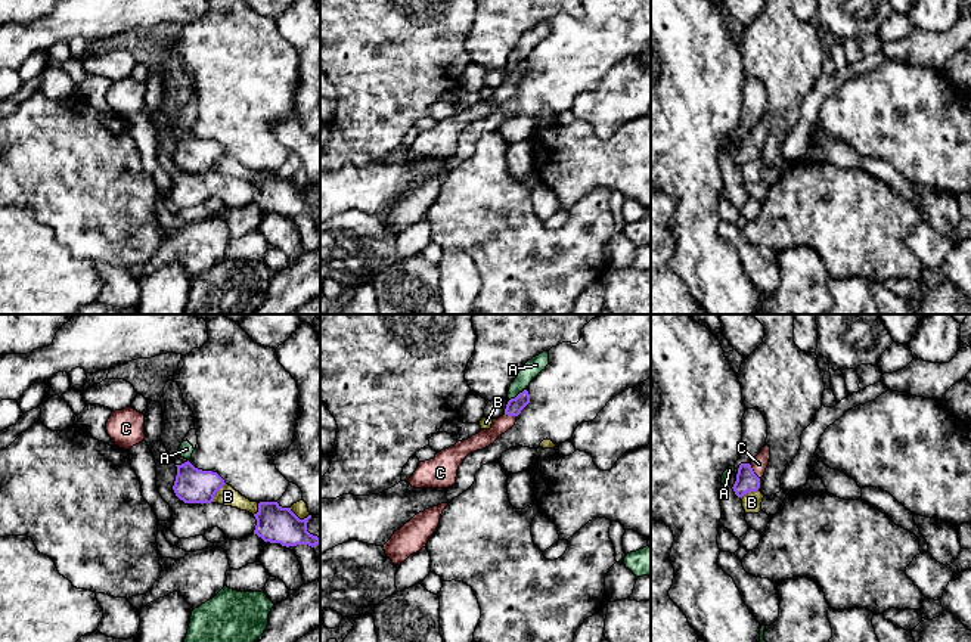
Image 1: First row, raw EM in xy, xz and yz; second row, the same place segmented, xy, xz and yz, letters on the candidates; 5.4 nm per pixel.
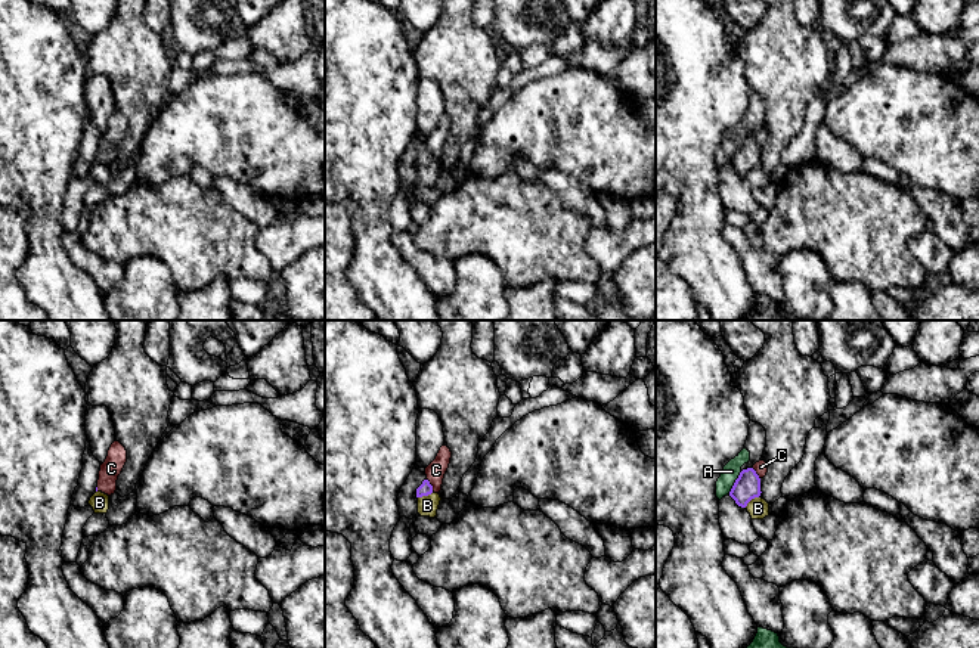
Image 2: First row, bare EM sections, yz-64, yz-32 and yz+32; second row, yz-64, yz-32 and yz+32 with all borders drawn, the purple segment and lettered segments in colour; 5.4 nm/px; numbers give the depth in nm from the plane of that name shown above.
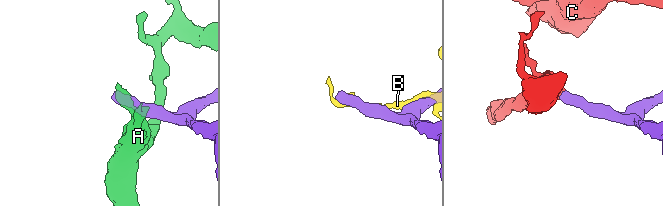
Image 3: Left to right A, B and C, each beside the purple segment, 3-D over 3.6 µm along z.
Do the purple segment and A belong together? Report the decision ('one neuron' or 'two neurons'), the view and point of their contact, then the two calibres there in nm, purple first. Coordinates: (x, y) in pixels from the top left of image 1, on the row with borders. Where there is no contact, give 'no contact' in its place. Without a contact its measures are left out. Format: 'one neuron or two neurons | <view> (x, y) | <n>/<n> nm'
two neurons | xz (518, 394) | 90/90 nm

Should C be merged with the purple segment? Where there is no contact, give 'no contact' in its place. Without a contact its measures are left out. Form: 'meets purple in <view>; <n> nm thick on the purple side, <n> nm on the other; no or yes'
meets purple in yz; 120 nm thick on the purple side, 90 nm on the other; yes

